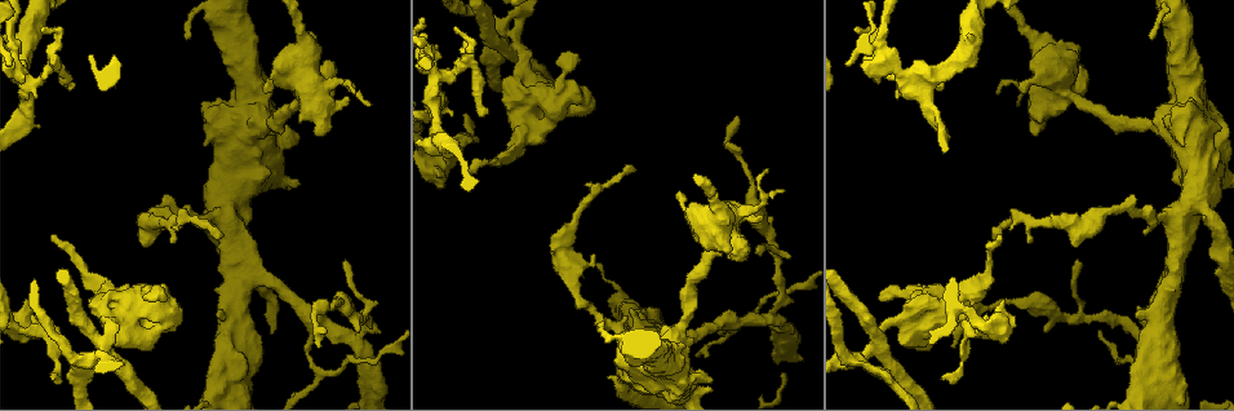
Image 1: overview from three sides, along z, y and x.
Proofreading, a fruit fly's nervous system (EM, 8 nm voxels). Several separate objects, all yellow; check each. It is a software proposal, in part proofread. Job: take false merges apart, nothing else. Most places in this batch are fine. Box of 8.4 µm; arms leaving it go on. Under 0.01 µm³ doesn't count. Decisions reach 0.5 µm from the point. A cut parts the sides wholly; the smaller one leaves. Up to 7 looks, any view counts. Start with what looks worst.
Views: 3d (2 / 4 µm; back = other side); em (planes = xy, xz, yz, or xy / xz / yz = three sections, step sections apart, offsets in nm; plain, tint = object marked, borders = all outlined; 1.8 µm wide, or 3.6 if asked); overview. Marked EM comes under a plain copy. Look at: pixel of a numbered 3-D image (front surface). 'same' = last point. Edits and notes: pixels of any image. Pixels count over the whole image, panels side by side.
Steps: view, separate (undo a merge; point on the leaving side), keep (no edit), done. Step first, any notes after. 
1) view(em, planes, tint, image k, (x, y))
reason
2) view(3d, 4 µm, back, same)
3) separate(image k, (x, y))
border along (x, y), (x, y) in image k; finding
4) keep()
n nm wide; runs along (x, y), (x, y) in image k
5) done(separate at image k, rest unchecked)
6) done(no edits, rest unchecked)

view(em, xy, step 8, tint, image 1, (516, 49))
four or more arms meet

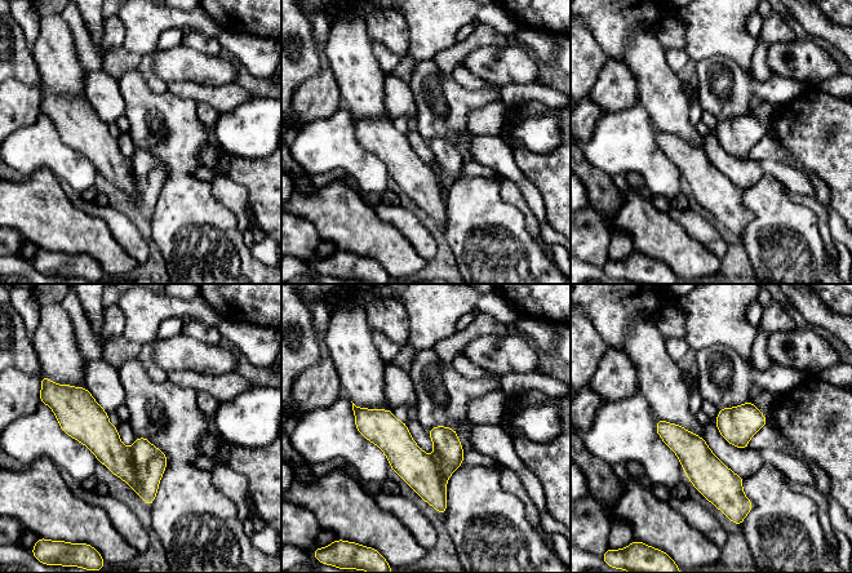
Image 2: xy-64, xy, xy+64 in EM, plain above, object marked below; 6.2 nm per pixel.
view(em, planes, tint, same)

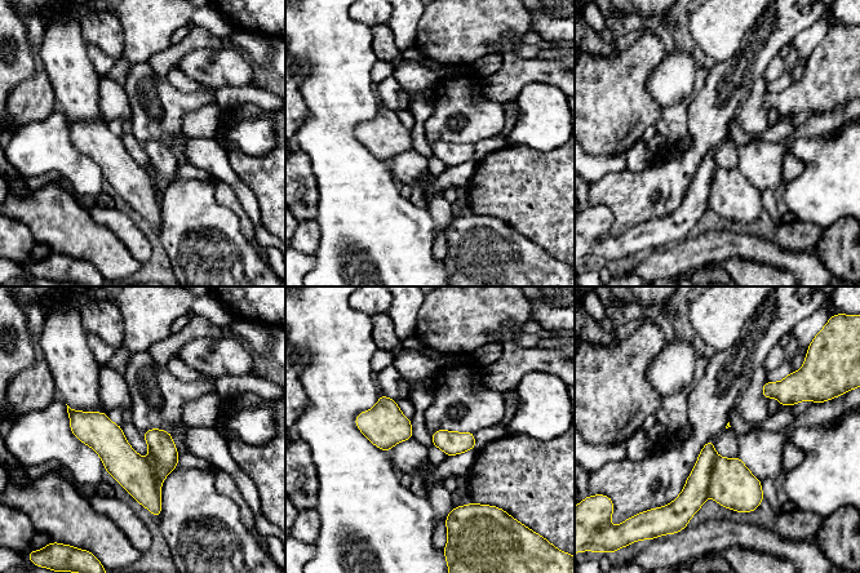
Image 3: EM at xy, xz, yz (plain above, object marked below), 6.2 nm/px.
separate(image 3, (732, 485))
a second cell is stuck on

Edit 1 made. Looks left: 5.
view(overview)
redraw

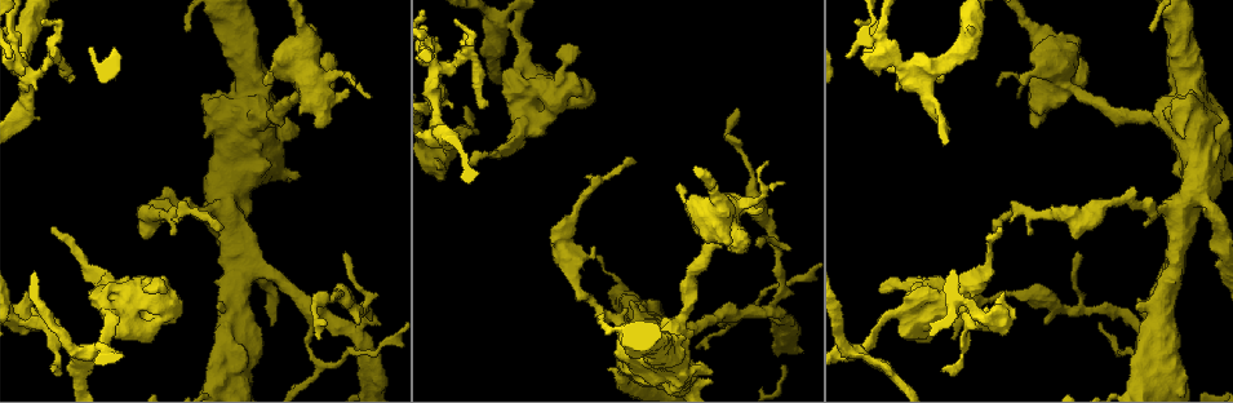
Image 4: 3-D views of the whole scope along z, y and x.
view(em, xy, step 8, borders, image 4, (59, 63))
abrupt turn

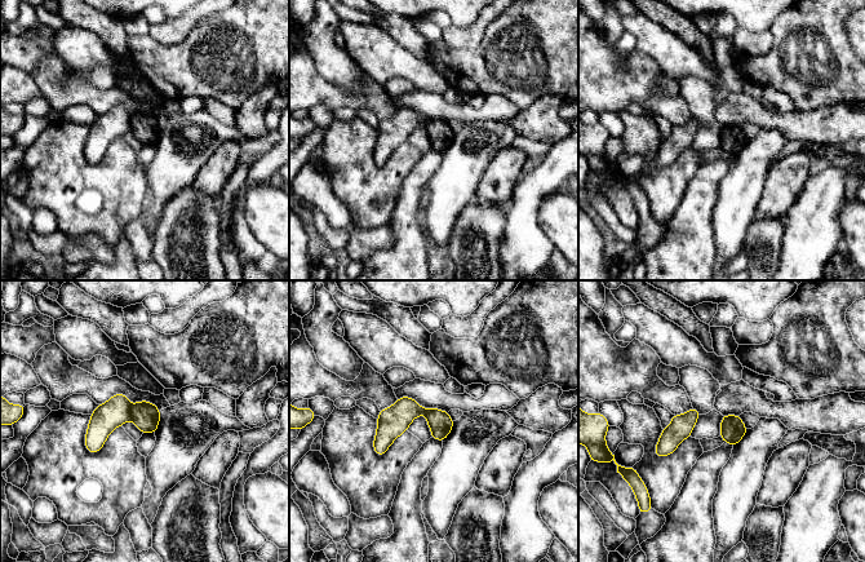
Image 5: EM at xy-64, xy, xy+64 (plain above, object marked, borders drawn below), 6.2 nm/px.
separate(image 5, (146, 416))
border along (129, 405), (131, 419) in image 5; a second cell is stuck on

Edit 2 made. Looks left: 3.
view(em, xz, step 8, tint, image 4, (771, 311))
arms part here

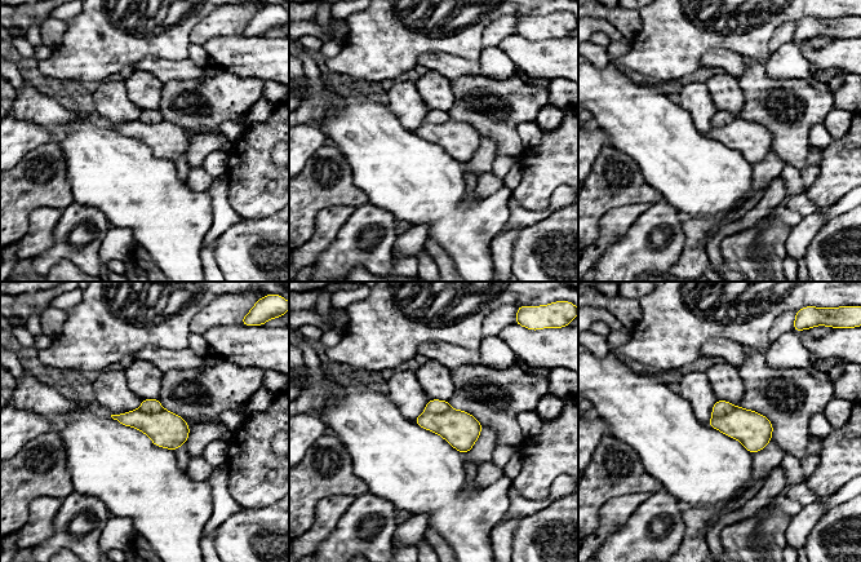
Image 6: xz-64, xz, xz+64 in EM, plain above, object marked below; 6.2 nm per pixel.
view(em, planes, tint, same)
cut it another way

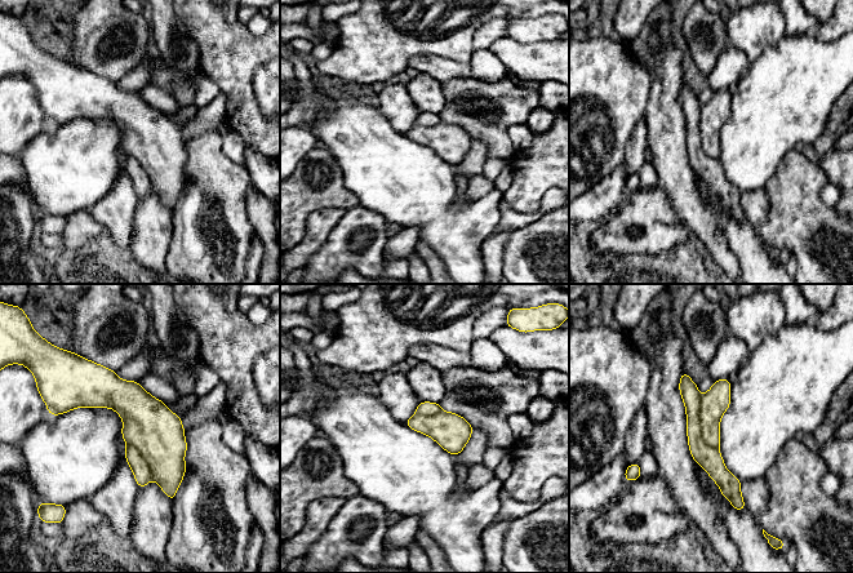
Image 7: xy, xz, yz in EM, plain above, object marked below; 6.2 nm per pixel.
separate(image 7, (710, 458))
220 nm wide; border along (700, 395), (701, 438), (718, 449) in image 7; two cells meet here

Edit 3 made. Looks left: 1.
done(separate at image 3, separate at image 5, separate at image 7, rest unchecked)

